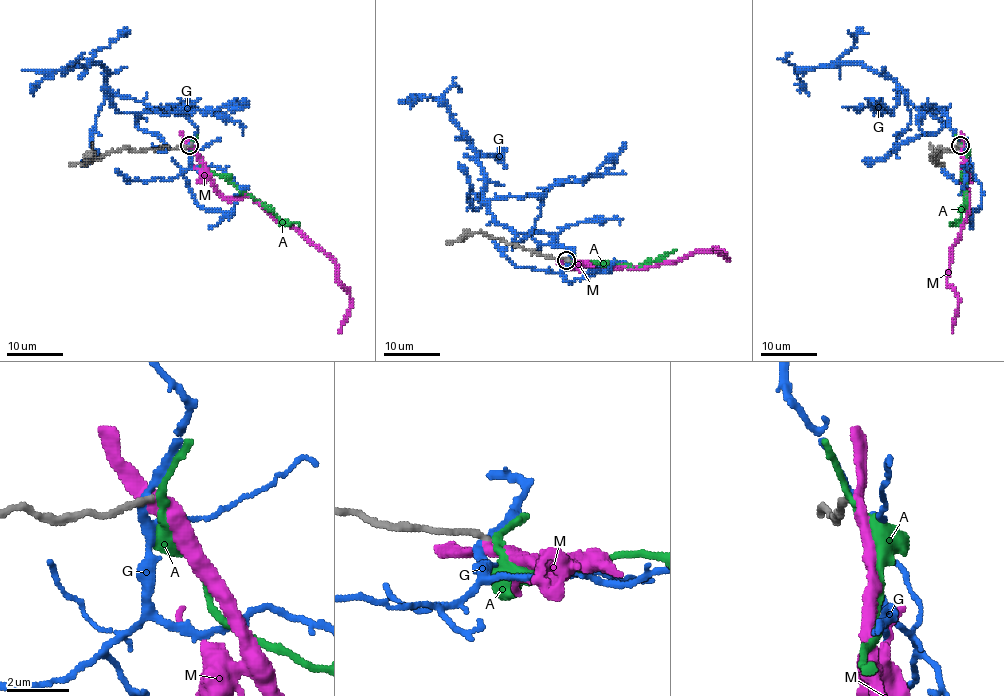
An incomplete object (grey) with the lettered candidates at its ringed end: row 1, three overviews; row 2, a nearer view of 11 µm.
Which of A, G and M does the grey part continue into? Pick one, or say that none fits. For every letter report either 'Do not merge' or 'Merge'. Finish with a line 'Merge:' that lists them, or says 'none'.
A: Do not merge
G: Do not merge
M: Merge
Merge: M

